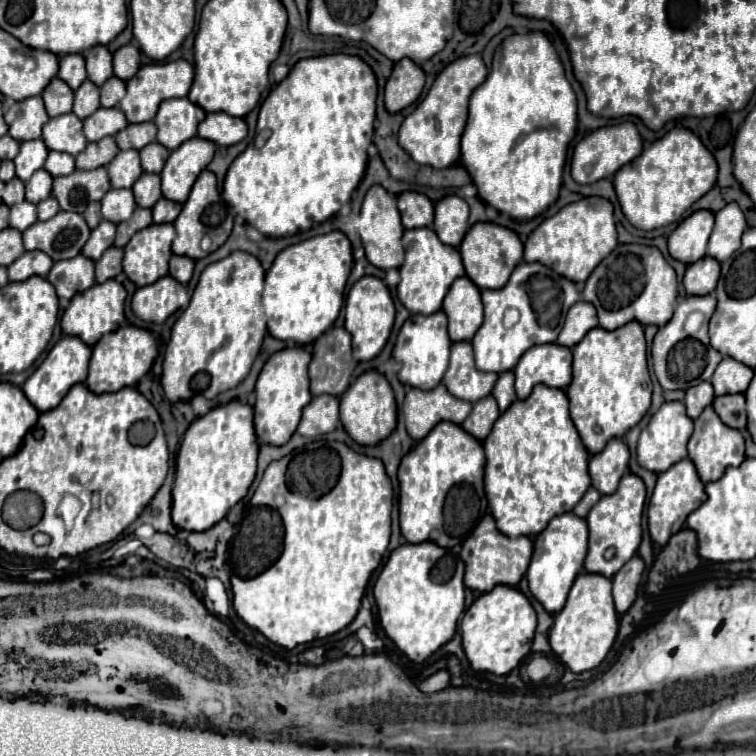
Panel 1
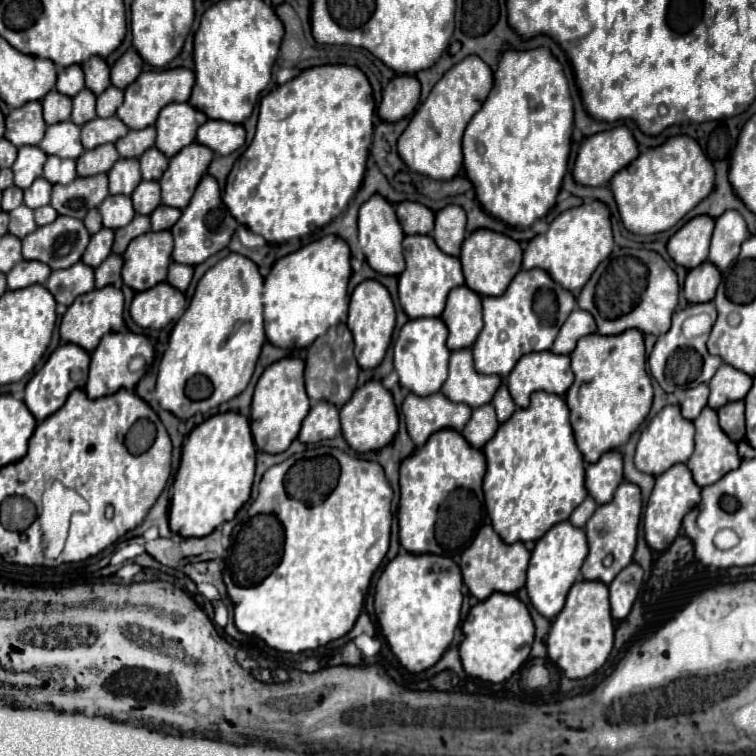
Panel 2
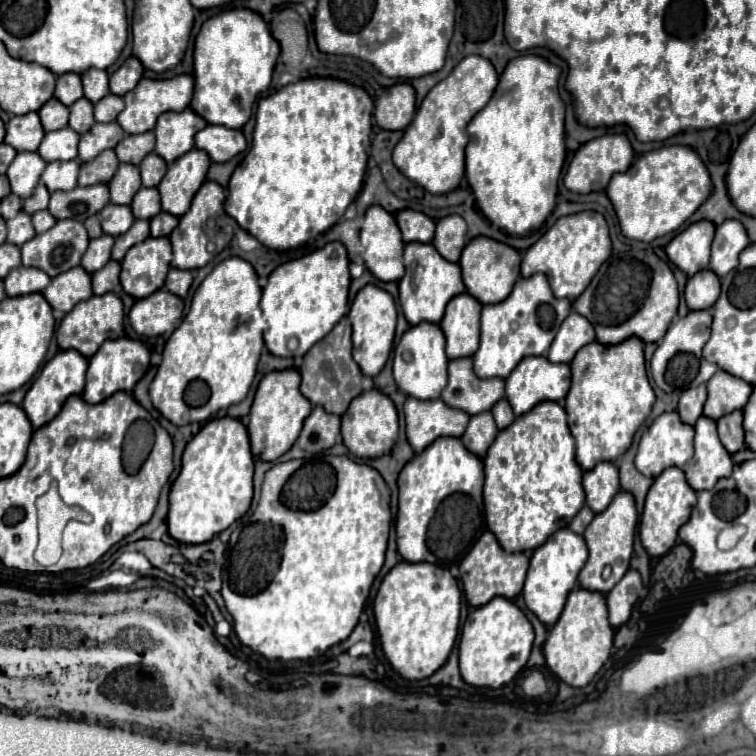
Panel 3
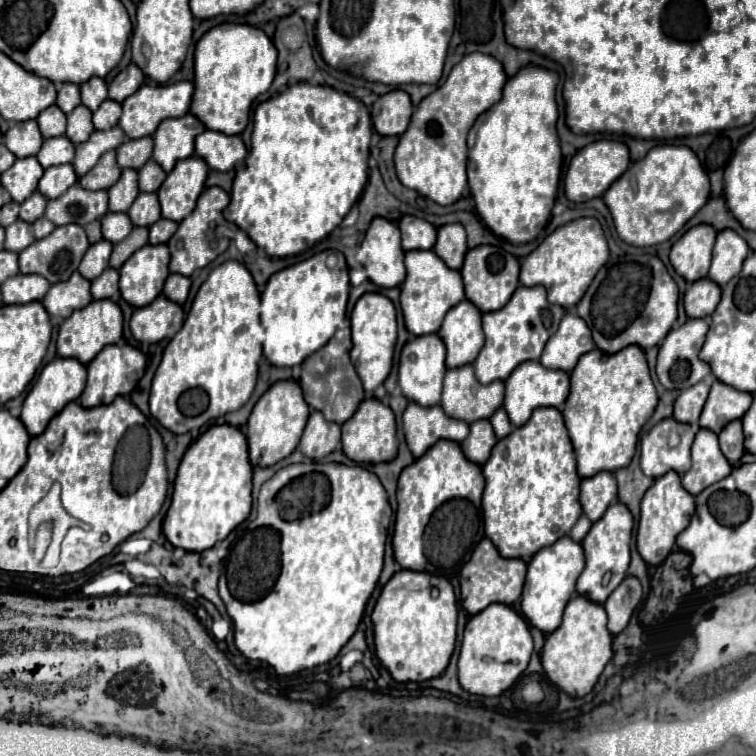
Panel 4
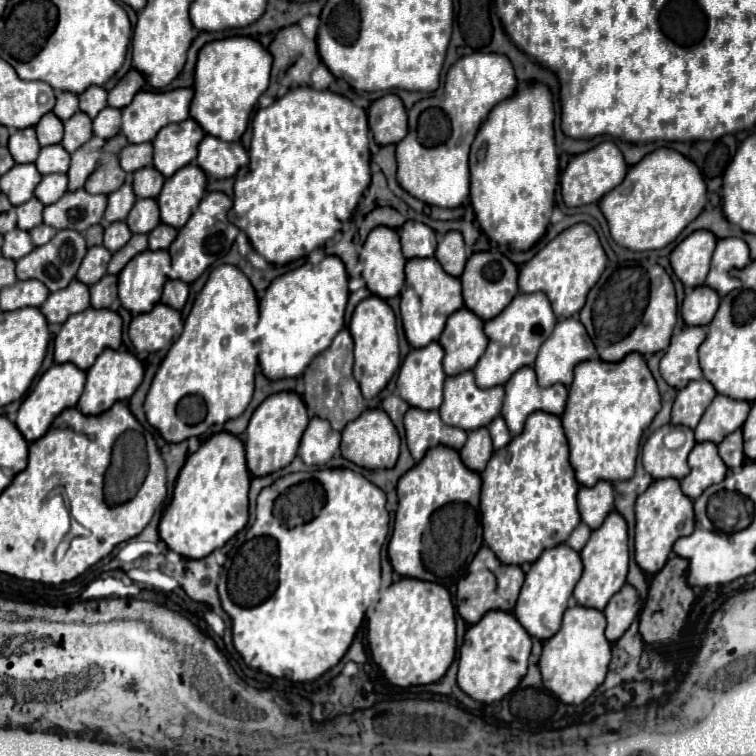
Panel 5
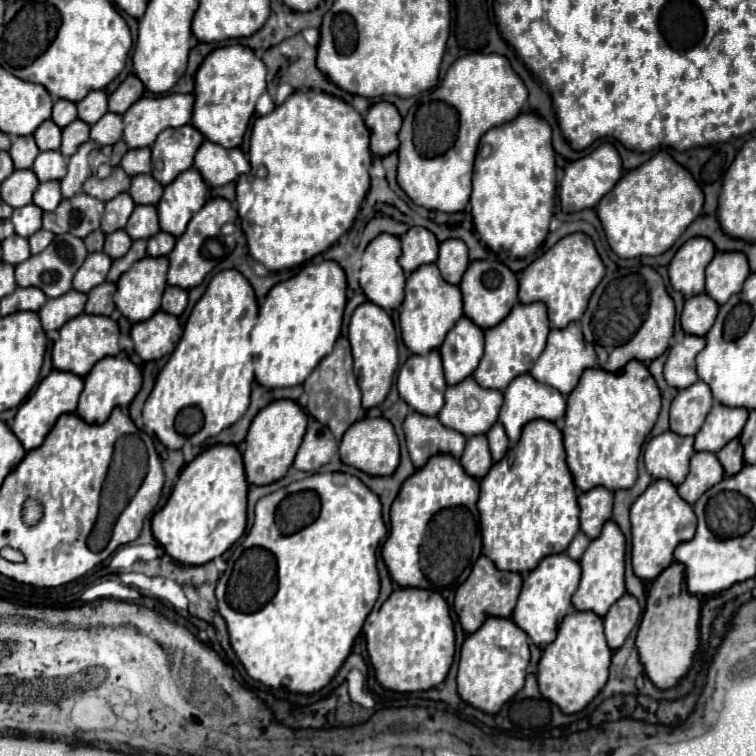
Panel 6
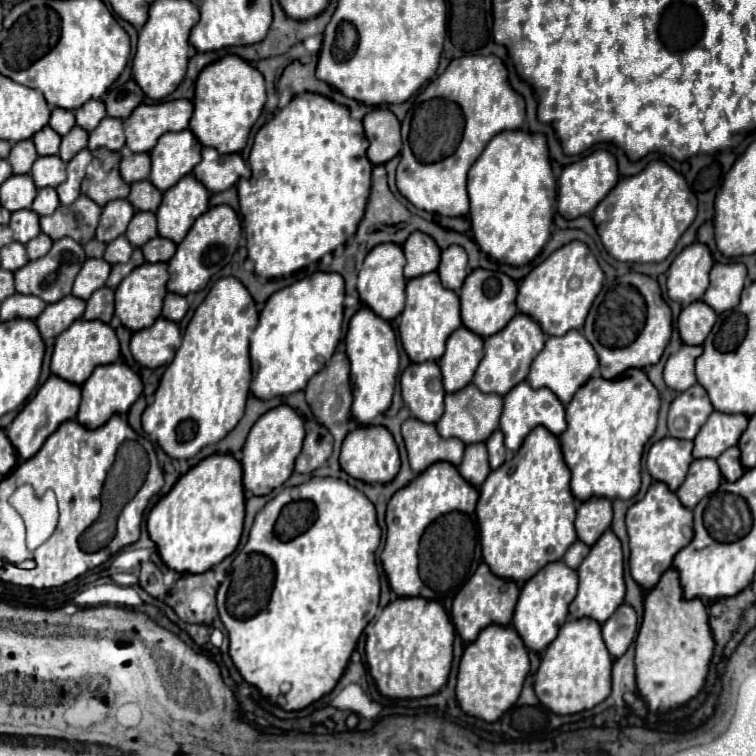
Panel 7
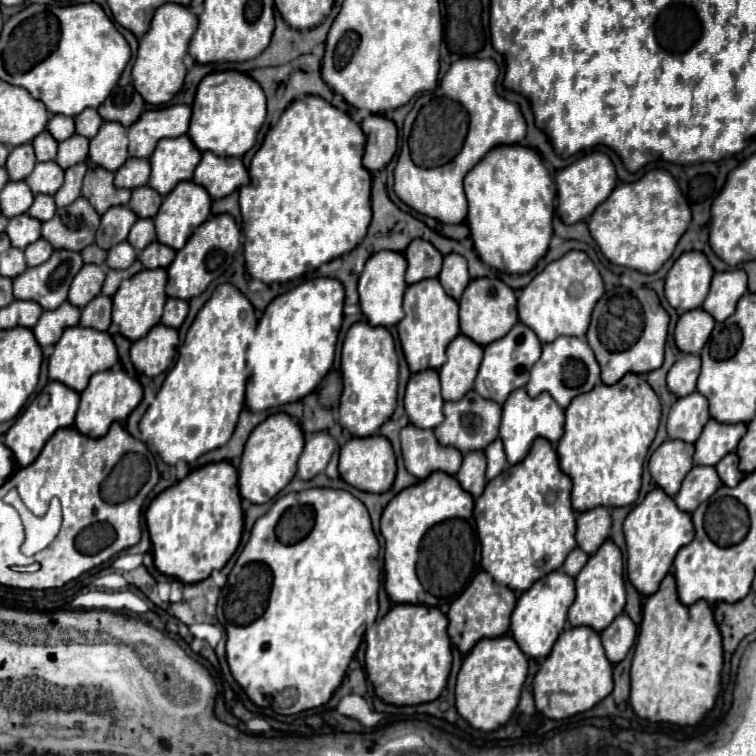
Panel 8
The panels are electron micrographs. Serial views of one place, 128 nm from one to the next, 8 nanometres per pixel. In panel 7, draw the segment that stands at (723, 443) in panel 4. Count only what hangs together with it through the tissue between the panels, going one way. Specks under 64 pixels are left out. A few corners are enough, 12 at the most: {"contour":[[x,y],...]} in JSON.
{"contour":[[738,446],[722,452],[716,462],[728,482],[742,478]]}

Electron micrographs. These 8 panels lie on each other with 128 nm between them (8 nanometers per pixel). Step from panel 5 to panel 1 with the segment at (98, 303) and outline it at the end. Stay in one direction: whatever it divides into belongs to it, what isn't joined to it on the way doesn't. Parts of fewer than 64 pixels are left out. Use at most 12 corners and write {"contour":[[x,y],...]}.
{"contour":[[108,248],[96,262],[96,282],[122,272],[122,248]]}

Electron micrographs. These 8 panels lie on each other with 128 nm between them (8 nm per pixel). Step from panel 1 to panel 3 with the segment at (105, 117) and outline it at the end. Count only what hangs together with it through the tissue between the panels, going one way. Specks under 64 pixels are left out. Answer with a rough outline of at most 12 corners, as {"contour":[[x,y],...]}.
{"contour":[[118,122],[94,124],[80,136],[78,158],[92,162],[124,138]]}

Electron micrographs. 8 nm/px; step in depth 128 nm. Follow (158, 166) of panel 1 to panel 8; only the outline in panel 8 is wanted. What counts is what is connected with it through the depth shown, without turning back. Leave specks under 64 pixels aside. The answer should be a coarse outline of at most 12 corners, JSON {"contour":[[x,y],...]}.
{"contour":[[150,186],[132,190],[128,208],[138,218],[154,218],[162,196]]}

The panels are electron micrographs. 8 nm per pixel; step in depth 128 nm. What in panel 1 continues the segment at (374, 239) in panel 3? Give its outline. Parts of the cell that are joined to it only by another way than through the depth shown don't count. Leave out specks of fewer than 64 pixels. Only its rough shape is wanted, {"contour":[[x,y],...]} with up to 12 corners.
{"contour":[[372,186],[358,232],[380,270],[400,268],[404,226],[396,196]]}

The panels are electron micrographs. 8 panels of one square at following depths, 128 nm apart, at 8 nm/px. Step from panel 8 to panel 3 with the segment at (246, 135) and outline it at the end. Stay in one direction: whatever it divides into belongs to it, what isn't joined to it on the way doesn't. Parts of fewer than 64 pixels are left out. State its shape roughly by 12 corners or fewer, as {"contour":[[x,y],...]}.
{"contour":[[252,10],[206,20],[190,108],[240,130],[280,46]]}

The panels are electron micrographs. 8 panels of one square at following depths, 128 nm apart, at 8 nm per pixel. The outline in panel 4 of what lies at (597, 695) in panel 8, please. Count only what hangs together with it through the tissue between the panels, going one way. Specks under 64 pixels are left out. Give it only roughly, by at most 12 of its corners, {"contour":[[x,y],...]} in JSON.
{"contour":[[576,596],[546,636],[542,666],[584,698],[612,658],[606,610]]}

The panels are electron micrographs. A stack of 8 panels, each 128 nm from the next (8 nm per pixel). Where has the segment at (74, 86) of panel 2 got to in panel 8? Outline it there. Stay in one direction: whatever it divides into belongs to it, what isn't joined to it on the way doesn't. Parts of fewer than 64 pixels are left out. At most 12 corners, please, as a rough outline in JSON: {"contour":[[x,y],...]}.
{"contour":[[56,114],[46,130],[62,142],[74,134],[74,118]]}

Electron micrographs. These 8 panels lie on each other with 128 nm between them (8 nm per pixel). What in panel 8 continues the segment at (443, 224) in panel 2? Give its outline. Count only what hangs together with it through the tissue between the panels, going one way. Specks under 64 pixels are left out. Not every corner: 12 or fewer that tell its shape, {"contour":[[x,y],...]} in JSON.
{"contour":[[444,258],[438,280],[458,300],[470,282],[466,258]]}

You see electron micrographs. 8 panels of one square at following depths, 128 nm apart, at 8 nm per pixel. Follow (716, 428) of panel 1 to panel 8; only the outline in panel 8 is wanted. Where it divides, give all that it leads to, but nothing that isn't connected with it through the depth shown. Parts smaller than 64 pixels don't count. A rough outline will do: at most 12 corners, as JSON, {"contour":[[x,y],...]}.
{"contour":[[694,466],[674,502],[694,512],[720,488],[712,466]]}

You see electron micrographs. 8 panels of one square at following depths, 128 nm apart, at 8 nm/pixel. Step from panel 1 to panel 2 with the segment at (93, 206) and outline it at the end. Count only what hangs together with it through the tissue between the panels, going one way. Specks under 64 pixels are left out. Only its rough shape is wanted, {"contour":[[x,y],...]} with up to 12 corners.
{"contour":[[96,208],[84,218],[90,234],[100,232],[102,220]]}

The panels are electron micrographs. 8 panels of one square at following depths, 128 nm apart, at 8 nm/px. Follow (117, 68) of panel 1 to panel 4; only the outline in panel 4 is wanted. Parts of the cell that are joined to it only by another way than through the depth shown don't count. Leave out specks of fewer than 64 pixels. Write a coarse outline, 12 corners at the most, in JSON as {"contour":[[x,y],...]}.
{"contour":[[136,64],[124,68],[108,86],[108,98],[124,102],[144,84]]}

